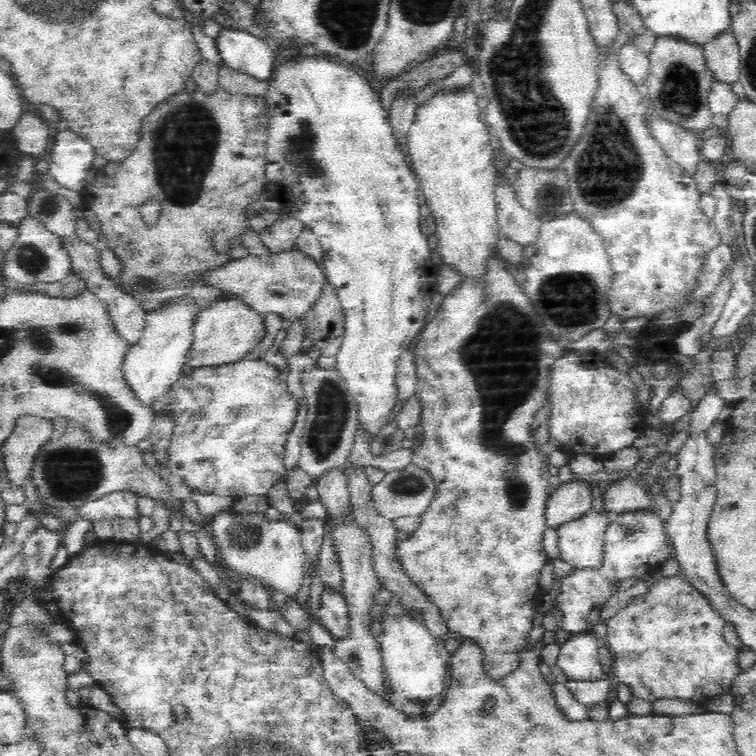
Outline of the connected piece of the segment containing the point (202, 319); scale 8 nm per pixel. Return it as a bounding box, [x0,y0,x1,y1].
[186,298,266,369]

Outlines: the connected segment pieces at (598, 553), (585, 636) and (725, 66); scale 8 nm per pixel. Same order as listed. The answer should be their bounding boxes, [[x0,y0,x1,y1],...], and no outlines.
[[557,506,612,572],[557,631,607,682],[702,28,741,85]]

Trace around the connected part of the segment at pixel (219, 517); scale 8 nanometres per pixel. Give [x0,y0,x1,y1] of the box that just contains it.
[211,510,307,596]

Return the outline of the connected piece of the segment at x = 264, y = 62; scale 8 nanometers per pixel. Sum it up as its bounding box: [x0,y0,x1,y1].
[215,28,274,80]

